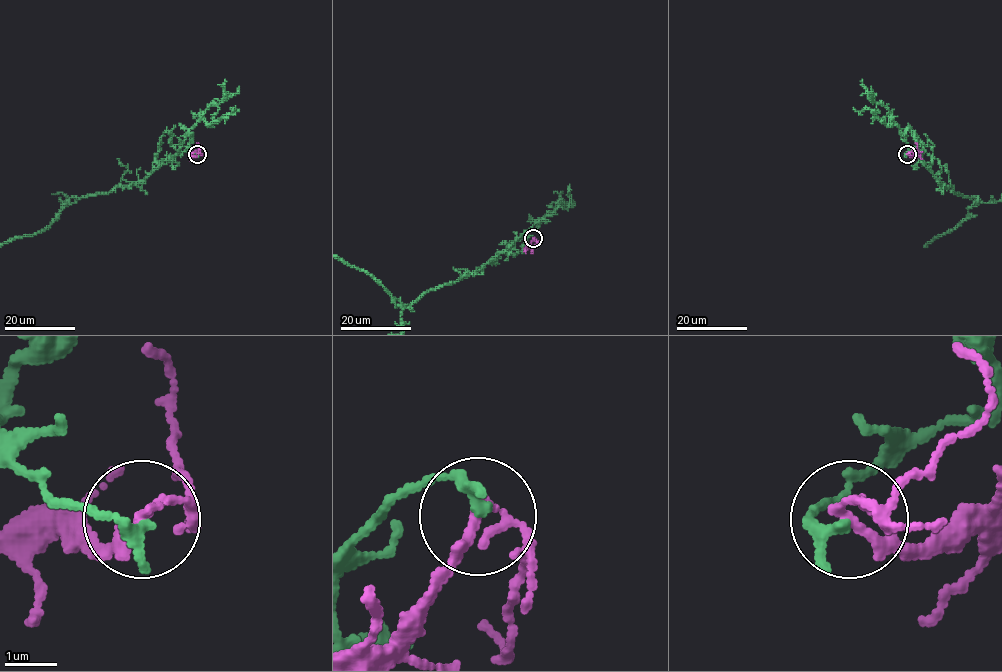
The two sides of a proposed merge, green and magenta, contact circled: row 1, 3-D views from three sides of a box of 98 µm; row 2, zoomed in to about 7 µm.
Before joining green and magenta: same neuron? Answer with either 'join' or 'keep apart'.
keep apart

